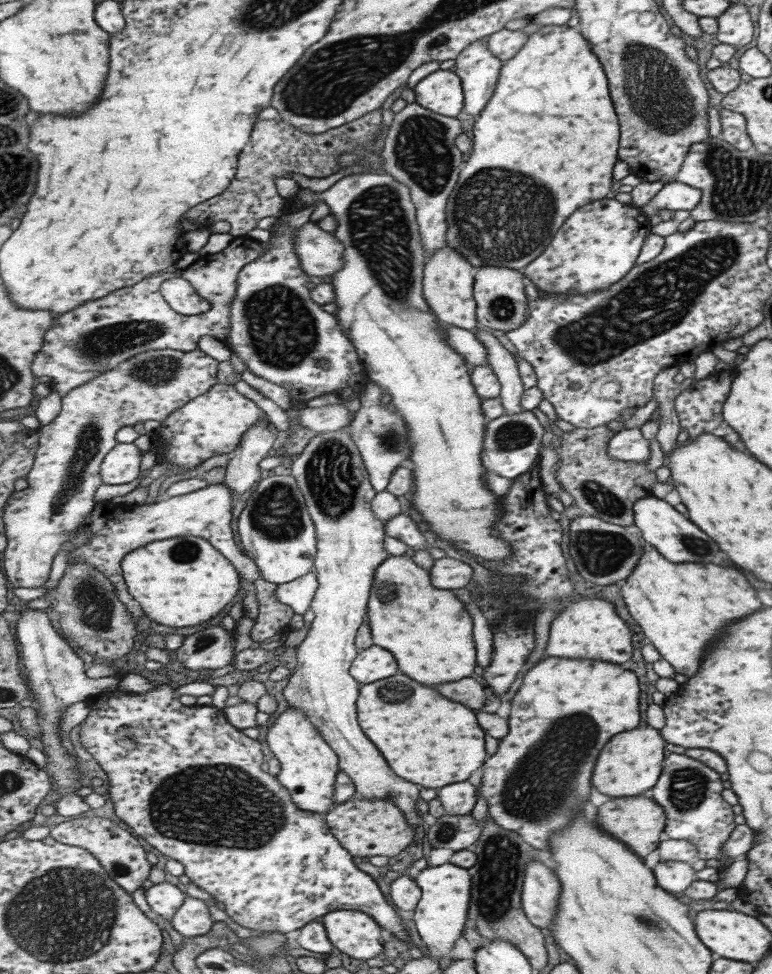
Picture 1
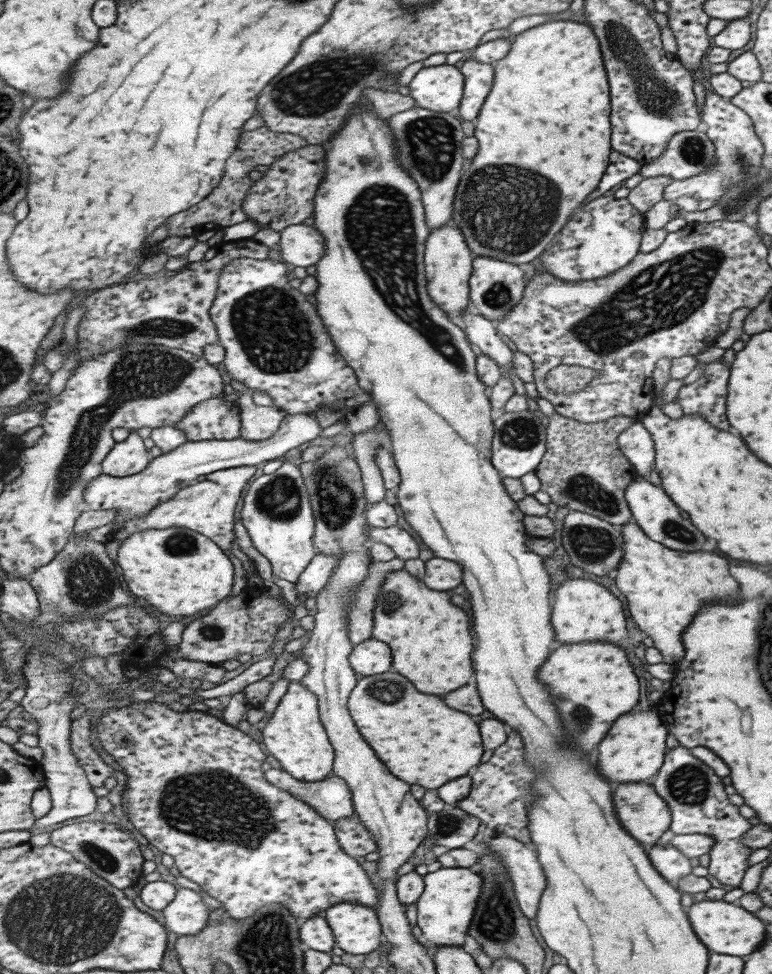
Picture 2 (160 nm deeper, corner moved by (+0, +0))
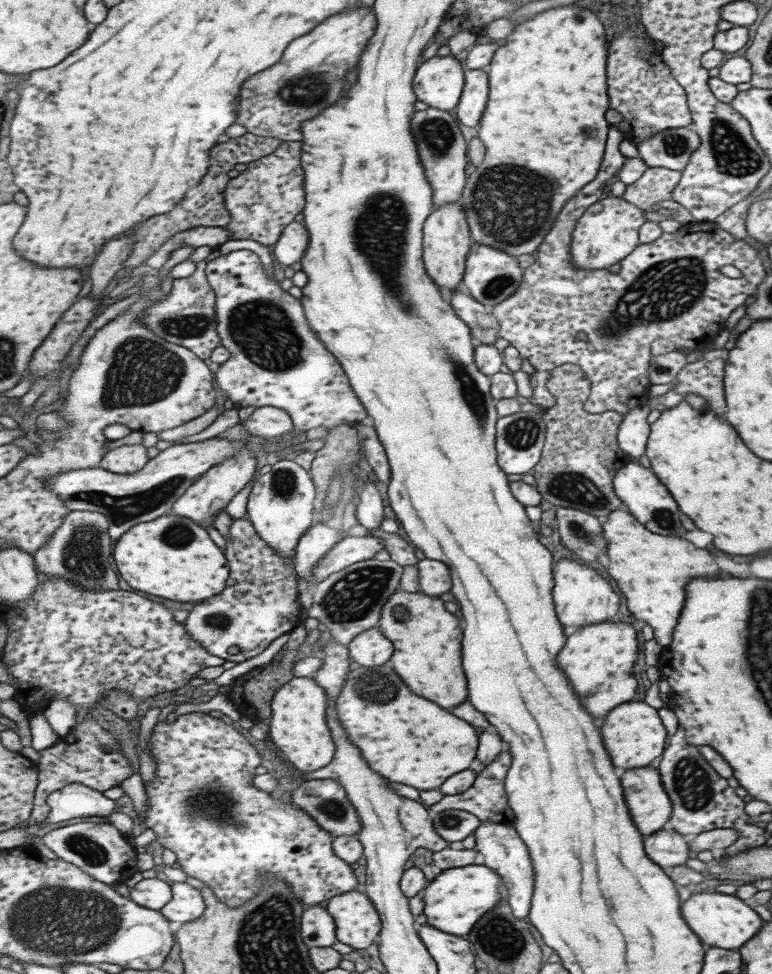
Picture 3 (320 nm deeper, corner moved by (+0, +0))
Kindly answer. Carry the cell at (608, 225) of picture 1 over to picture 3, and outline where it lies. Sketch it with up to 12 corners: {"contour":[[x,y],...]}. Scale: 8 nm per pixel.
{"contour":[[595,201],[571,242],[574,265],[605,270],[637,247],[643,214]]}

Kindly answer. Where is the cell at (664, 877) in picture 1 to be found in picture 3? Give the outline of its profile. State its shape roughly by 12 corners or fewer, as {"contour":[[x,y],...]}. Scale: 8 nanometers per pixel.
{"contour":[[663,829],[645,835],[648,857],[662,869],[683,865],[688,837]]}

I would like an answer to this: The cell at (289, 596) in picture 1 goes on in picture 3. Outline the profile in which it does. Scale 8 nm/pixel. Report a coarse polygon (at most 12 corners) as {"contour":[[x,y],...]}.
{"contour":[[347,536],[314,570],[319,584],[337,568],[372,559],[378,536]]}

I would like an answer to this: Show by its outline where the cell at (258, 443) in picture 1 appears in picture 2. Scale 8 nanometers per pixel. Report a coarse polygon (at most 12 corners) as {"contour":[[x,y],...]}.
{"contour":[[234,378],[241,393],[242,437],[270,439],[288,413],[274,405],[257,406],[251,389]]}

